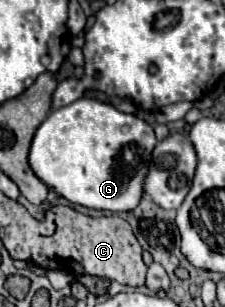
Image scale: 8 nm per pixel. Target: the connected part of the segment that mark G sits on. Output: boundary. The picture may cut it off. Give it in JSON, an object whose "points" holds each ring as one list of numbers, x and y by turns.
{"points":[[79,98,73,104,51,110,47,118,39,124,29,148,29,168,43,184,47,184,51,190,55,190,71,204,81,204,93,210,131,212,139,206,145,194,143,182,149,172,151,152,155,144,157,138,153,128,141,118,133,114,123,114,115,110,111,104,99,102,95,98]]}

